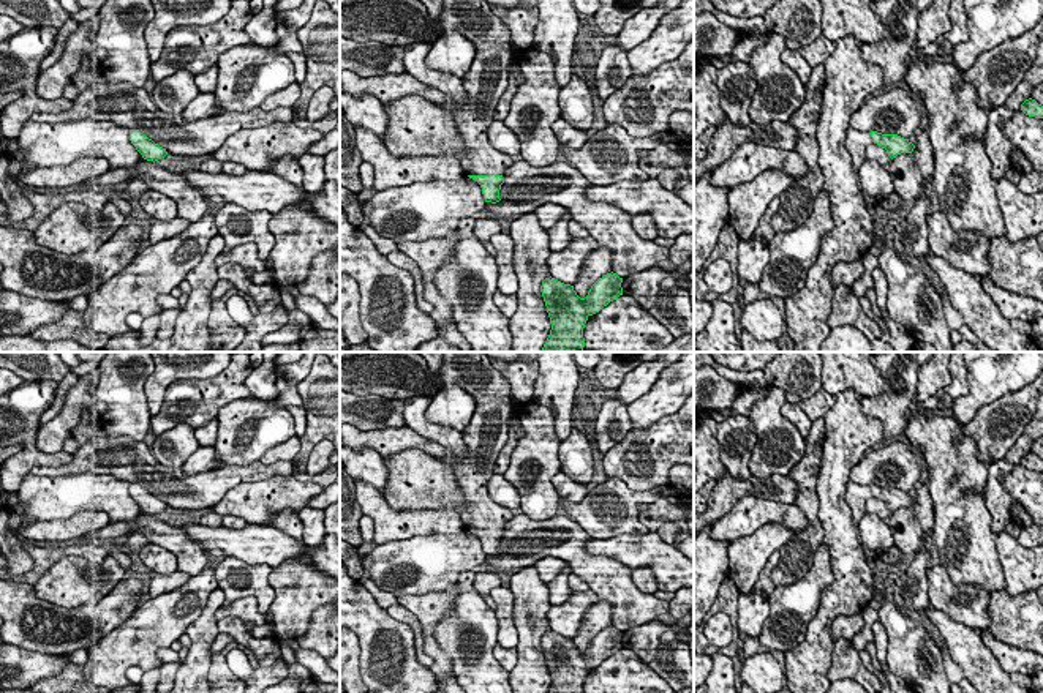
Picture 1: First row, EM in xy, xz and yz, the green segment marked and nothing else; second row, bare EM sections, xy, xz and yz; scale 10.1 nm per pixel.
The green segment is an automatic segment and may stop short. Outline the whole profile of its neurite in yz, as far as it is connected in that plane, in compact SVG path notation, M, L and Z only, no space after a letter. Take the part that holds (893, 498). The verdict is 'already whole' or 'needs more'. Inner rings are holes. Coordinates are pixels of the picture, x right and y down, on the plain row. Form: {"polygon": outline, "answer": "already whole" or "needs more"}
{"polygon": "M849 481L845 488L845 502L850 505L855 526L858 526L860 519L866 513L866 502L872 496L885 502L891 513L901 507L912 507L915 502L909 493L898 488L882 488L877 485L863 486Z", "answer": "needs more"}

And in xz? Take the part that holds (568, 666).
{"polygon": "M607 627L591 639L585 652L580 652L574 639L545 631L540 646L552 677L547 693L585 693L588 671L623 649L621 636L623 631L616 627Z", "answer": "already whole"}

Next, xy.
{"polygon": "M130 483L130 494L136 500L136 504L142 508L147 515L158 515L168 508L166 502L155 497L139 483Z", "answer": "already whole"}

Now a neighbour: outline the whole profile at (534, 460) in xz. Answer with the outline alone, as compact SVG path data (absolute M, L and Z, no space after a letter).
M525 404L518 418L525 434L510 455L504 478L520 493L523 515L544 521L556 516L559 508L559 496L552 483L561 472L555 417L544 406Z

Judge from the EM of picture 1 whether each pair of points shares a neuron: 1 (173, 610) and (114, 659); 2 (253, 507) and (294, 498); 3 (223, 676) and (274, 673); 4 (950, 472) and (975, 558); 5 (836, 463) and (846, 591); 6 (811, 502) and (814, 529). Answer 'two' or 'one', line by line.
1: one
2: one
3: two
4: one
5: one
6: one

